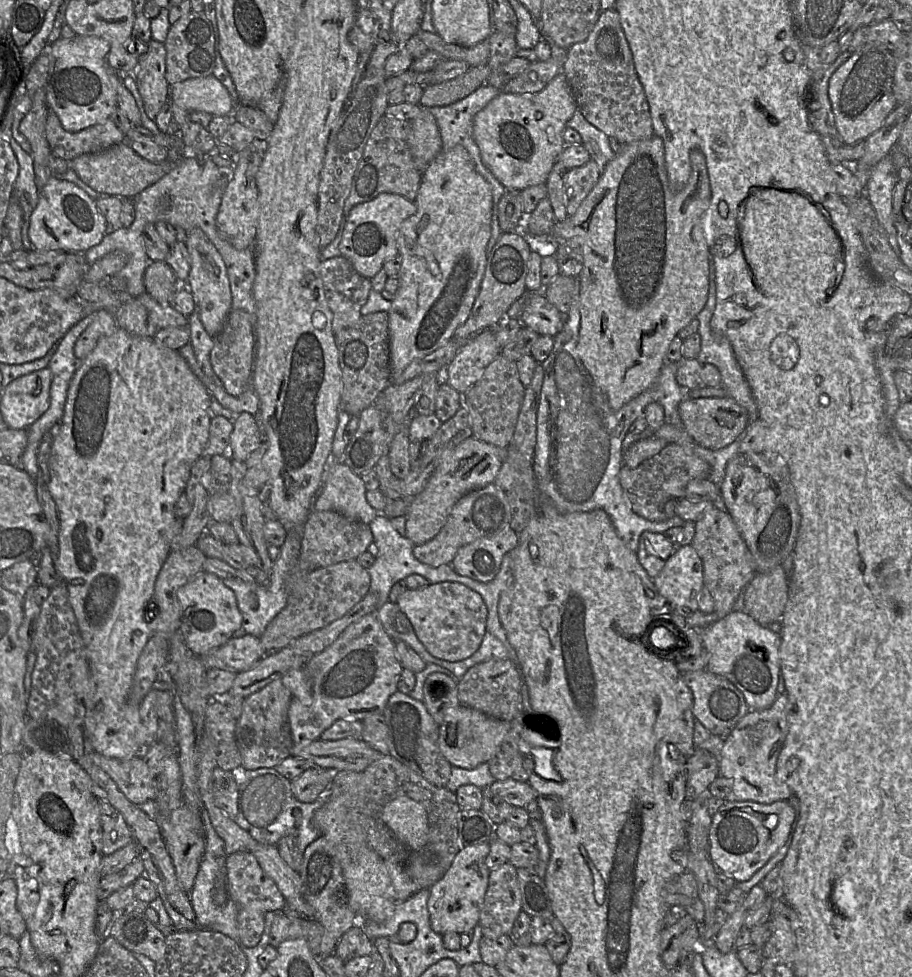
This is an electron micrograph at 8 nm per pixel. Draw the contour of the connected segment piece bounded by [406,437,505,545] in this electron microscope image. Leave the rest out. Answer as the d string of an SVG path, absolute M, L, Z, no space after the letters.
M474 437L445 450L424 489L412 500L406 514L406 537L414 545L421 545L433 539L445 525L452 507L461 497L494 483L504 461L503 450L505 449Z

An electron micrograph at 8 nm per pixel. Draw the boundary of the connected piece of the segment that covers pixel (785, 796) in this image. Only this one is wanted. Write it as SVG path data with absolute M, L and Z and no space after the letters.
M778 694L775 702L764 710L750 710L724 738L724 745L719 754L720 775L731 781L733 799L771 804L776 801L787 801L792 796L789 786L776 778L776 764L788 734L788 696Z

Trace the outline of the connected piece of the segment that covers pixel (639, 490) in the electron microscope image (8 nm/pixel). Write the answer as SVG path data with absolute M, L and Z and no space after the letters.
M668 444L655 456L635 468L623 465L619 482L632 511L652 522L663 522L676 515L677 501L686 497L686 486L693 479L709 479L710 465L693 453L691 448Z

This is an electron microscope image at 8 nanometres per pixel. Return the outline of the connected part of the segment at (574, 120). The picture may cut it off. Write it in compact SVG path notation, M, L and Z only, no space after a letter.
M578 109L567 122L566 127L574 129L580 134L582 145L590 154L591 159L597 163L601 173L606 164L615 157L609 137L590 124Z

